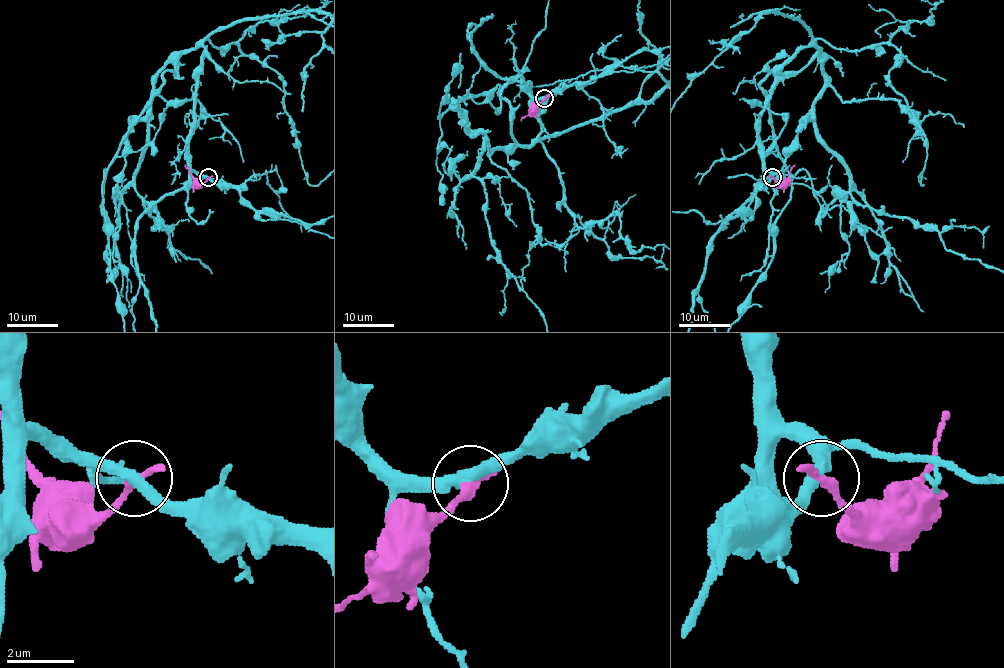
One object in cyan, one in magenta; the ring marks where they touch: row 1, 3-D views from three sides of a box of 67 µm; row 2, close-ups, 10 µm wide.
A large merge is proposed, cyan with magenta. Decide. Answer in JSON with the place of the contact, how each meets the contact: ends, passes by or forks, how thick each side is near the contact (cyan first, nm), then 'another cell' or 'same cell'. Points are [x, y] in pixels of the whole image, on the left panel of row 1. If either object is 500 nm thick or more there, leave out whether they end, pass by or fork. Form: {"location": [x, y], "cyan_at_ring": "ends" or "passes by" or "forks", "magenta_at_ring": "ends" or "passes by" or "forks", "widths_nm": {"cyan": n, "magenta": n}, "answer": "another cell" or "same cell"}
{"location": [208, 177], "cyan_at_ring": "passes by", "magenta_at_ring": "ends", "widths_nm": {"cyan": 360, "magenta": 340}, "answer": "another cell"}

